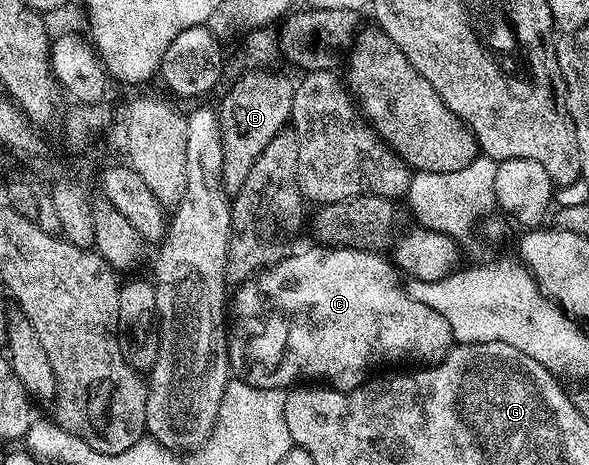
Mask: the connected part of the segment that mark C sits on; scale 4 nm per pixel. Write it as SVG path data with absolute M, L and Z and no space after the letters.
M315 248L304 249L297 257L285 256L272 266L272 281L262 282L265 306L280 313L281 321L277 329L268 327L247 338L244 365L248 368L248 384L259 389L284 389L295 386L299 377L321 377L321 382L331 388L347 391L364 384L368 368L379 361L412 360L430 366L438 364L452 350L450 323L434 307L410 299L391 260L383 261L381 254L365 253L363 249Z

